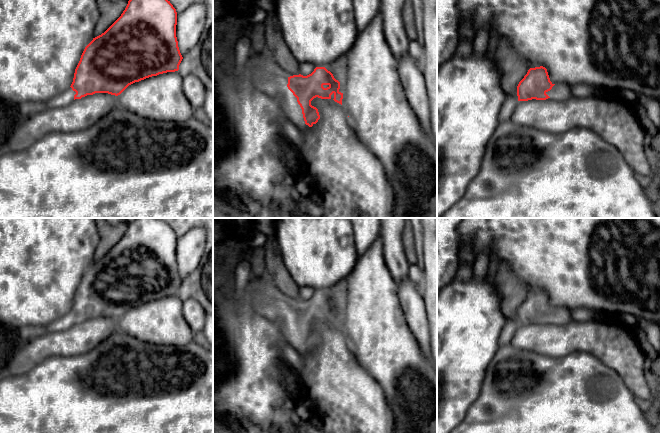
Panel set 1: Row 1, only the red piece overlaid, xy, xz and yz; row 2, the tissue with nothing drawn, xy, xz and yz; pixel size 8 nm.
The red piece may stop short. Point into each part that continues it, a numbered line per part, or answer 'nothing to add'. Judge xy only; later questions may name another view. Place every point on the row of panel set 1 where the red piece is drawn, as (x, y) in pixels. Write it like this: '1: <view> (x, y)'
1: xy (66, 97)

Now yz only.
1: yz (561, 91)

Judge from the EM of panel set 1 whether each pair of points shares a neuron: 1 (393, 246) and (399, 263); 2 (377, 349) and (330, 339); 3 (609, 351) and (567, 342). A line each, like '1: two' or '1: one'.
1: one
2: two
3: one

